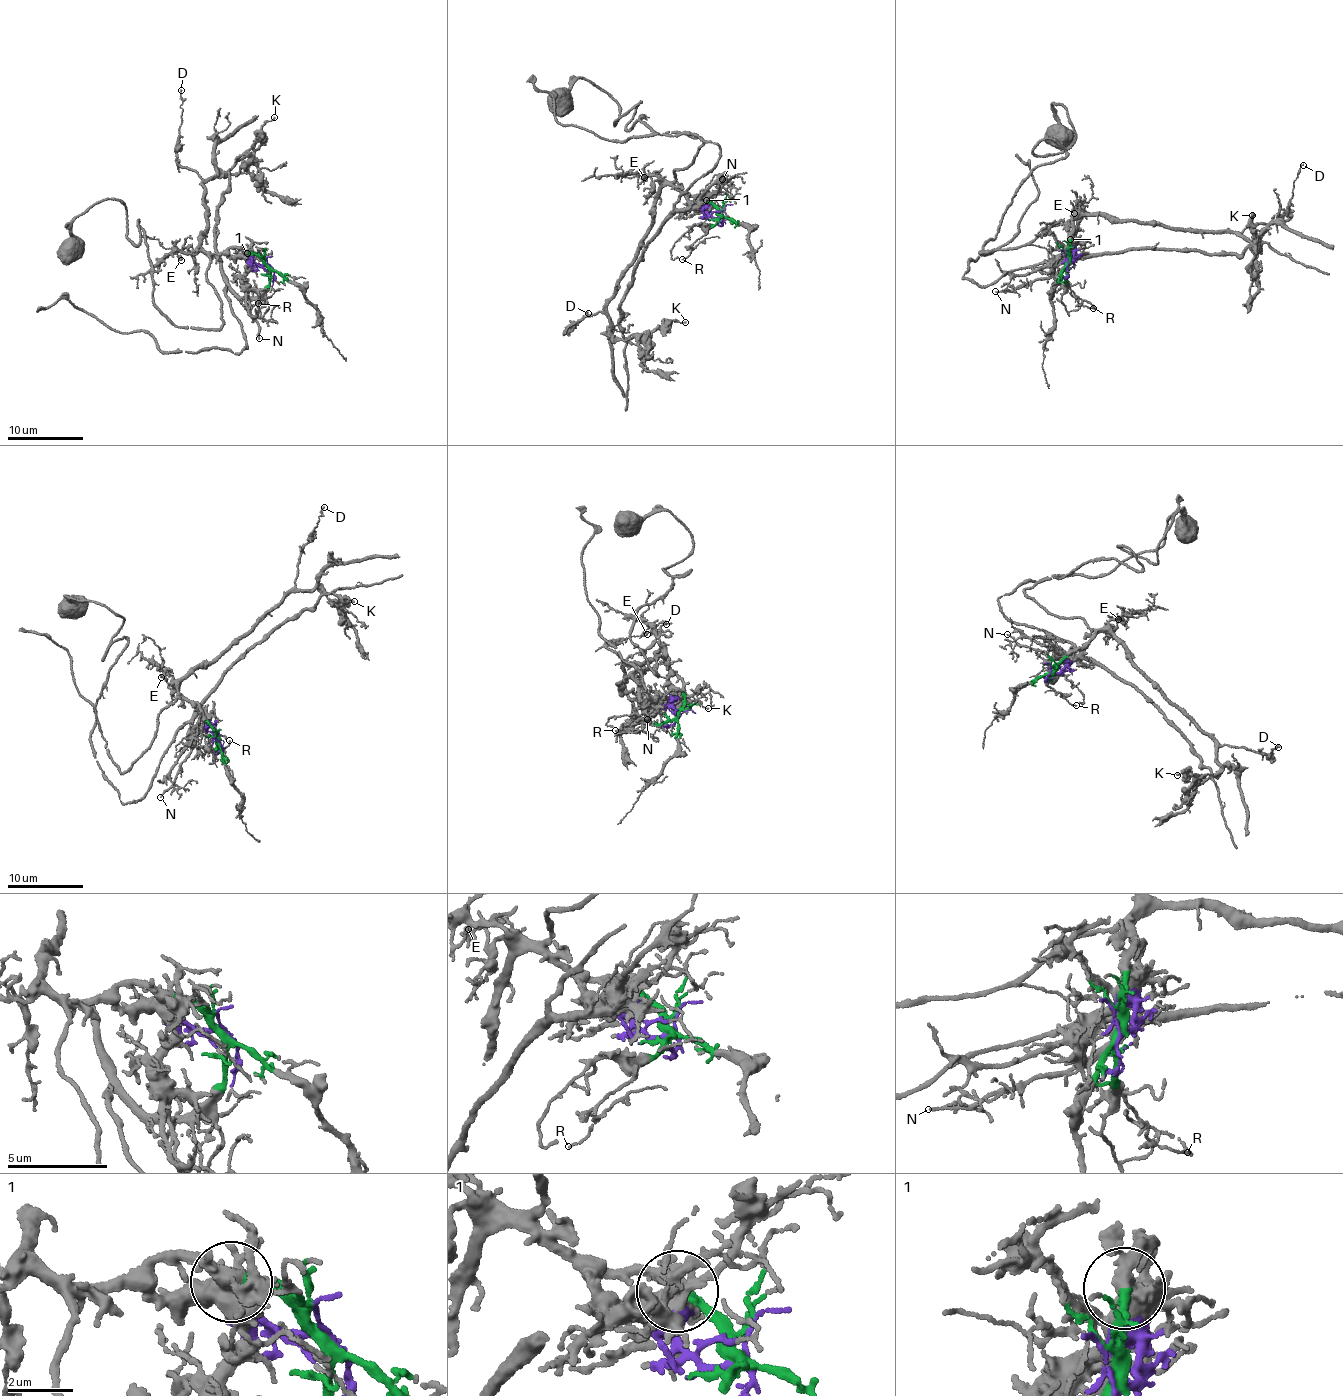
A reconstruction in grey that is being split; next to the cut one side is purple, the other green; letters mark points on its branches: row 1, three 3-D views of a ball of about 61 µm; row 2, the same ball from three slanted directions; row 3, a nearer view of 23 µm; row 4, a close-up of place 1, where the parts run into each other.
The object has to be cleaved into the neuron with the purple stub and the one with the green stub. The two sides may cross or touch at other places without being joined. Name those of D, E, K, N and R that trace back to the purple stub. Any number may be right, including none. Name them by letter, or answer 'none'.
K, N

